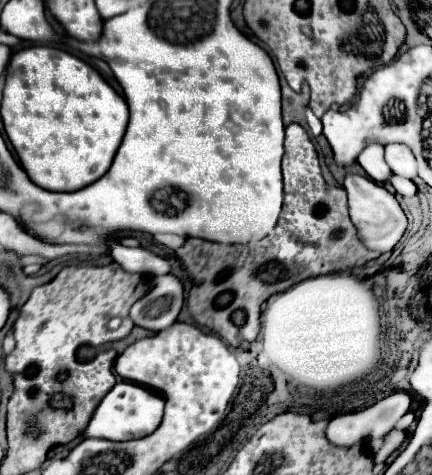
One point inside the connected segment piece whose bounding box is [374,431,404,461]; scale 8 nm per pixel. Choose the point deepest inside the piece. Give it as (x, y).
(395, 439)

